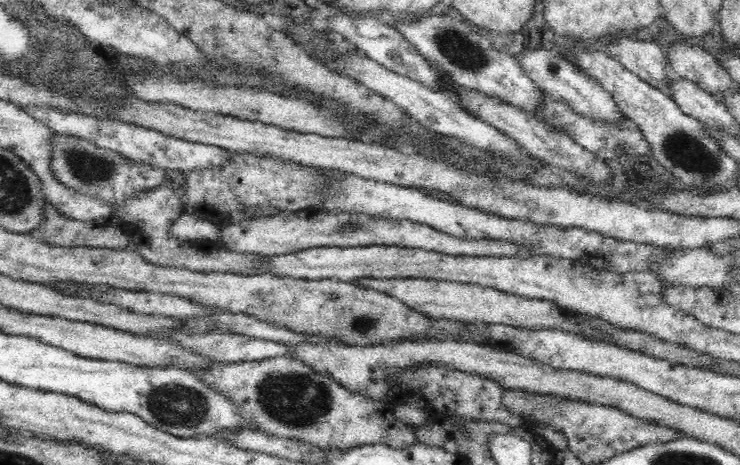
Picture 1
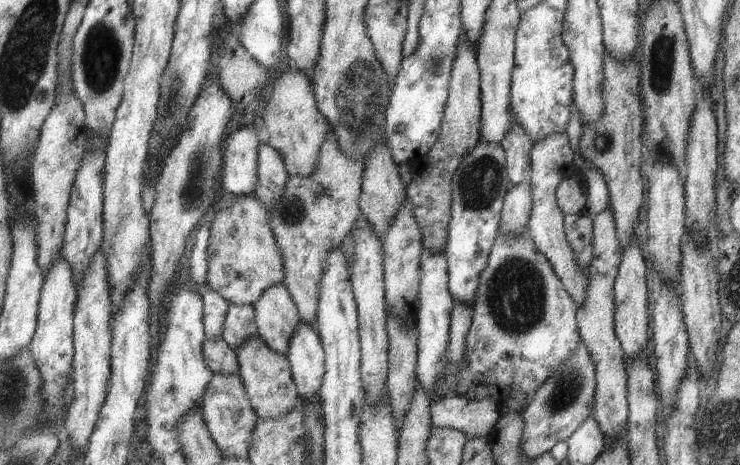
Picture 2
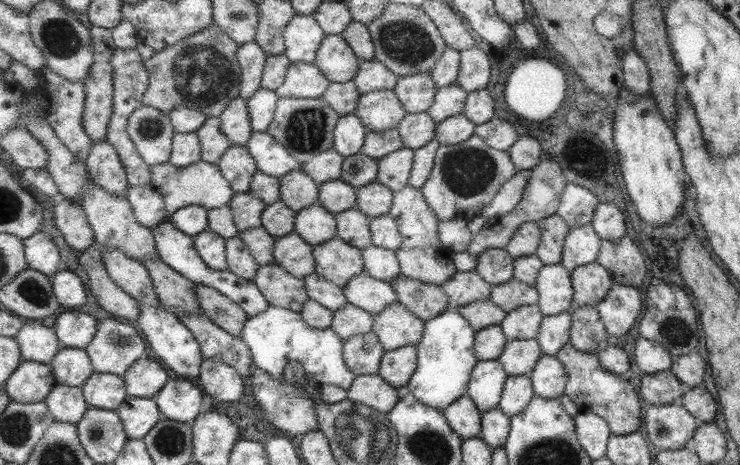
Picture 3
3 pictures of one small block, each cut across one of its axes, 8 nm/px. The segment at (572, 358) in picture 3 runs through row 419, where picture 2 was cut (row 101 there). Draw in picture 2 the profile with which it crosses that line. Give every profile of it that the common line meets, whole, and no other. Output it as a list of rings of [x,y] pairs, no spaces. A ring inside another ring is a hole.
[[[607,52],[601,58],[602,82],[600,96],[602,112],[600,120],[583,123],[578,143],[578,153],[583,161],[590,163],[603,177],[609,191],[609,208],[615,224],[615,235],[620,254],[628,241],[633,238],[633,227],[642,201],[641,160],[641,124],[642,107],[640,106],[640,81],[638,64],[635,58],[618,63]]]

